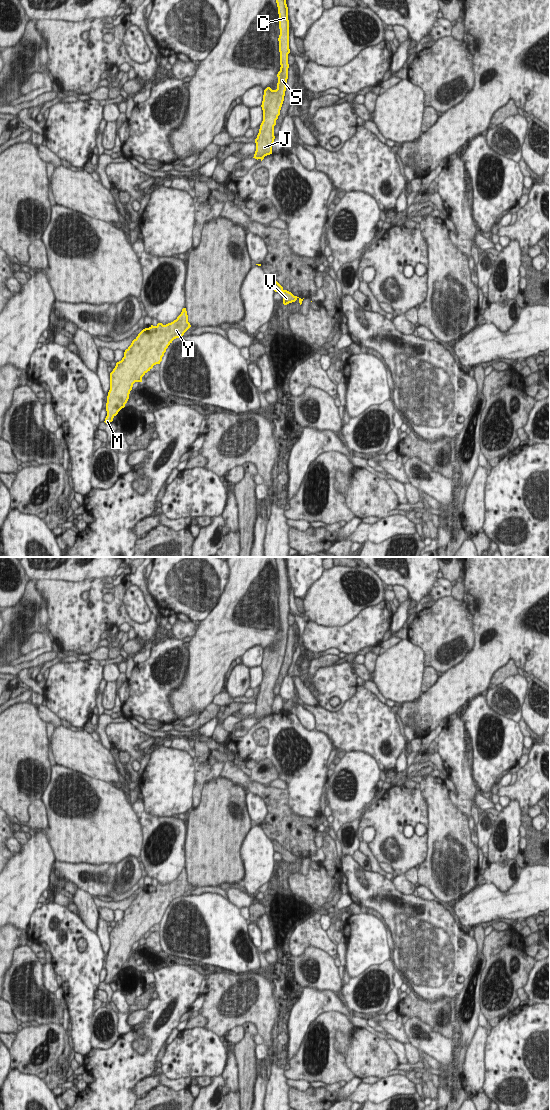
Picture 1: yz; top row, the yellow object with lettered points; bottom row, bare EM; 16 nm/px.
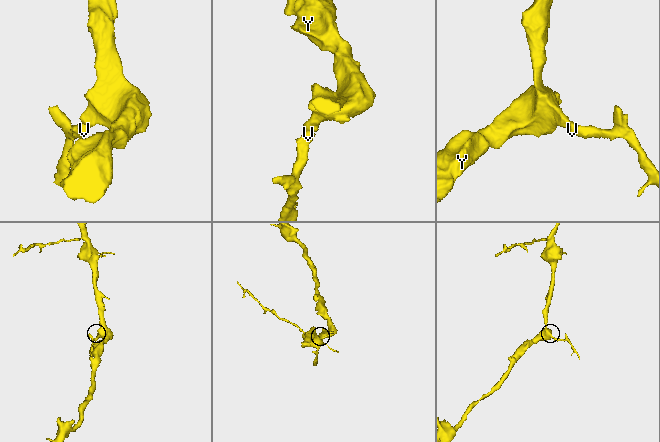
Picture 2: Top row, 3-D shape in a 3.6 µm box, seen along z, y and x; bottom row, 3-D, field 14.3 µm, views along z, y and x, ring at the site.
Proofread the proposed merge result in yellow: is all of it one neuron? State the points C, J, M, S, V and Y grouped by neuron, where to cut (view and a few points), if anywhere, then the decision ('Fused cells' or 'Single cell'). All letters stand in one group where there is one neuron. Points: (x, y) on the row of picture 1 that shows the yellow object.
Groups: C J M S V Y. No split. Single cell.

